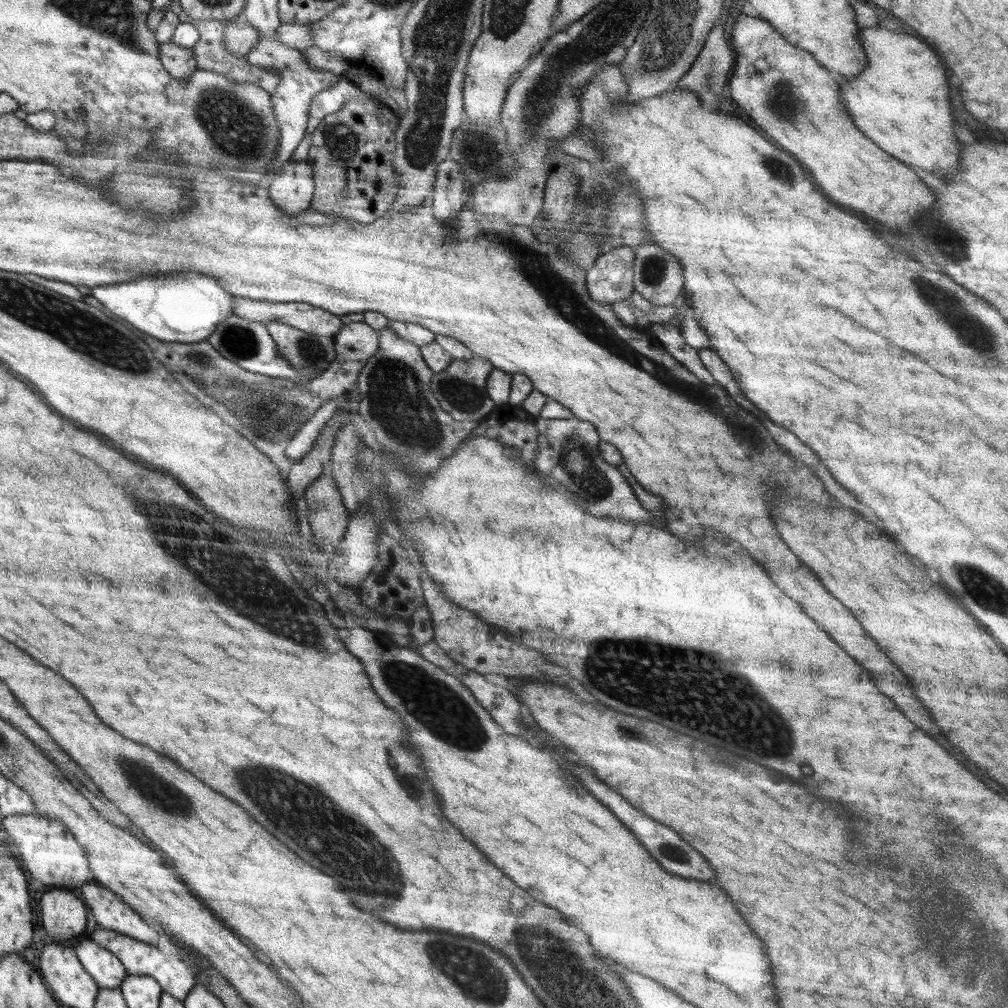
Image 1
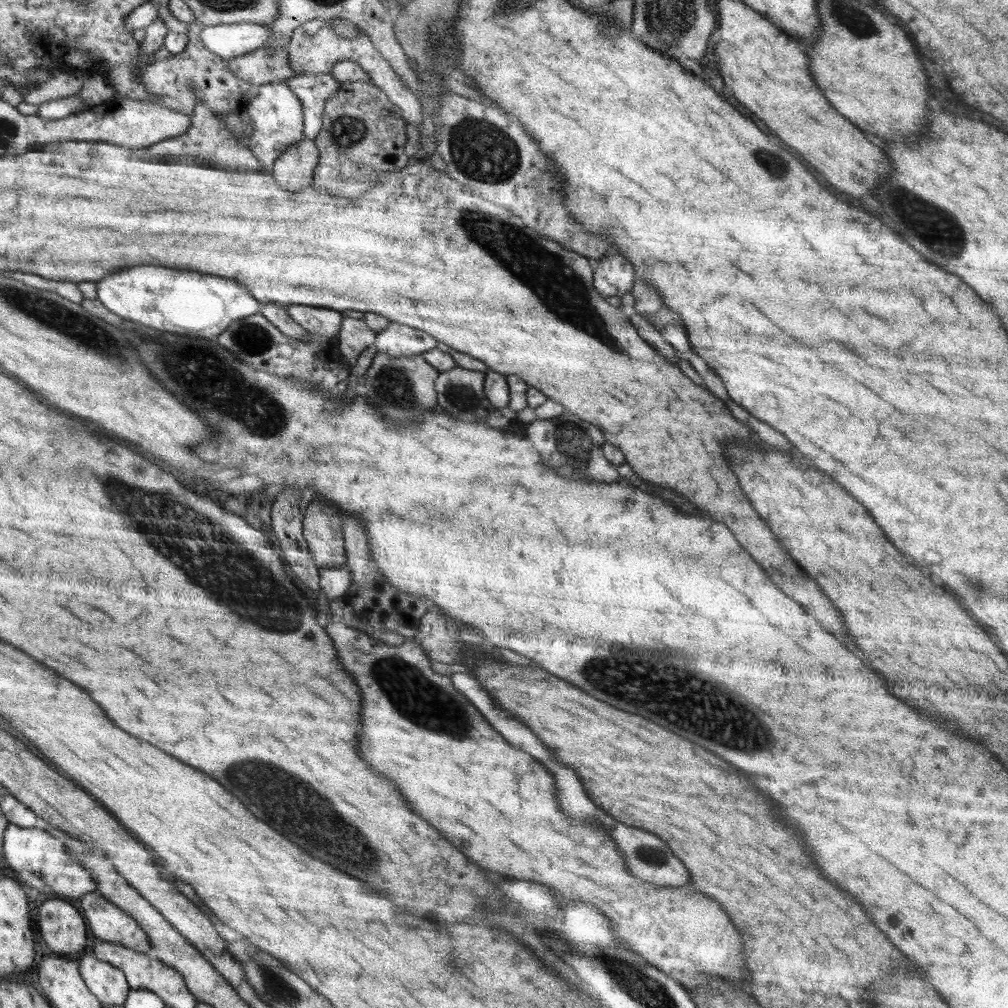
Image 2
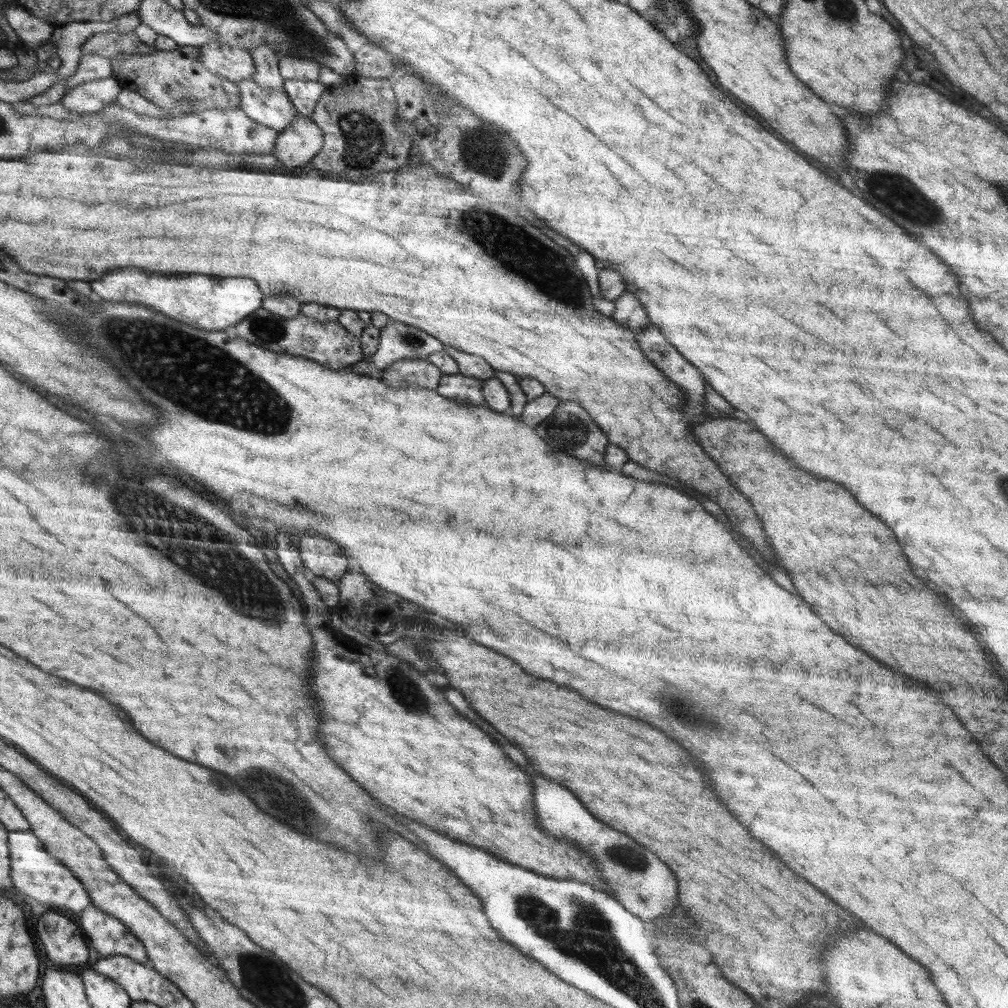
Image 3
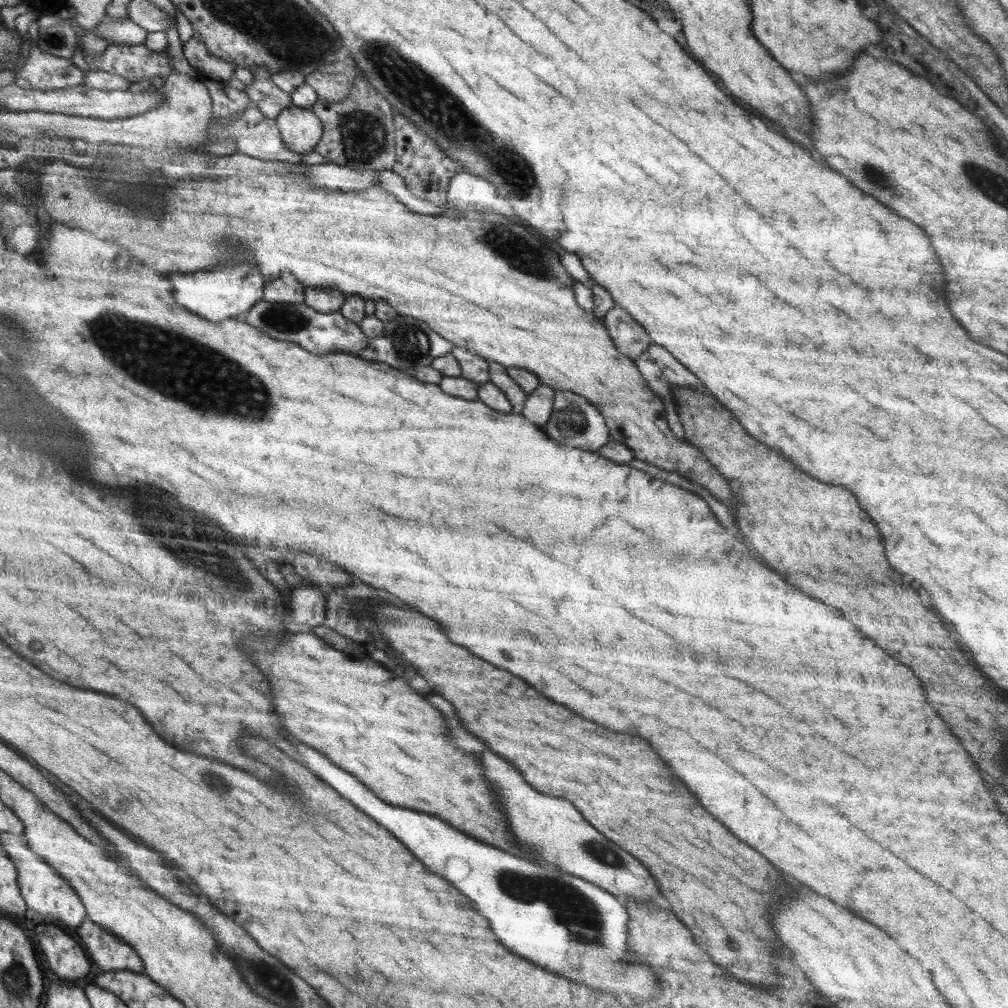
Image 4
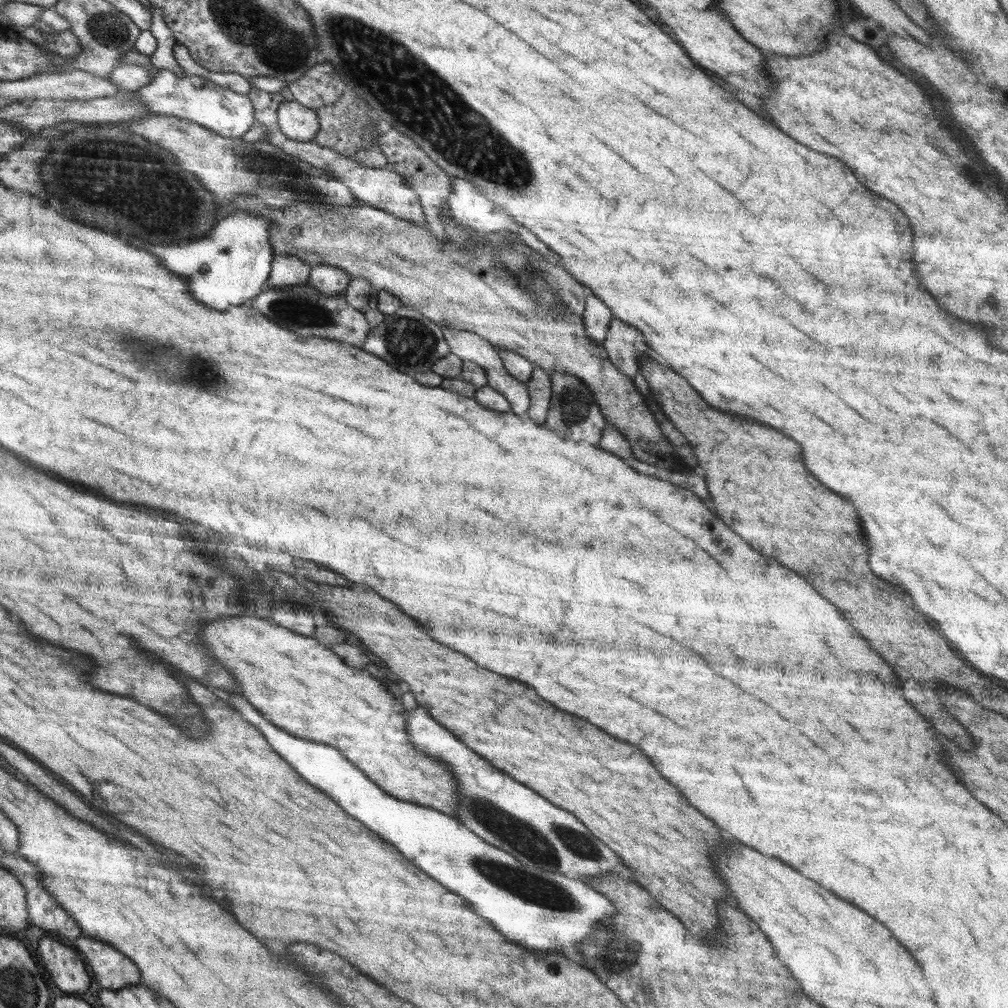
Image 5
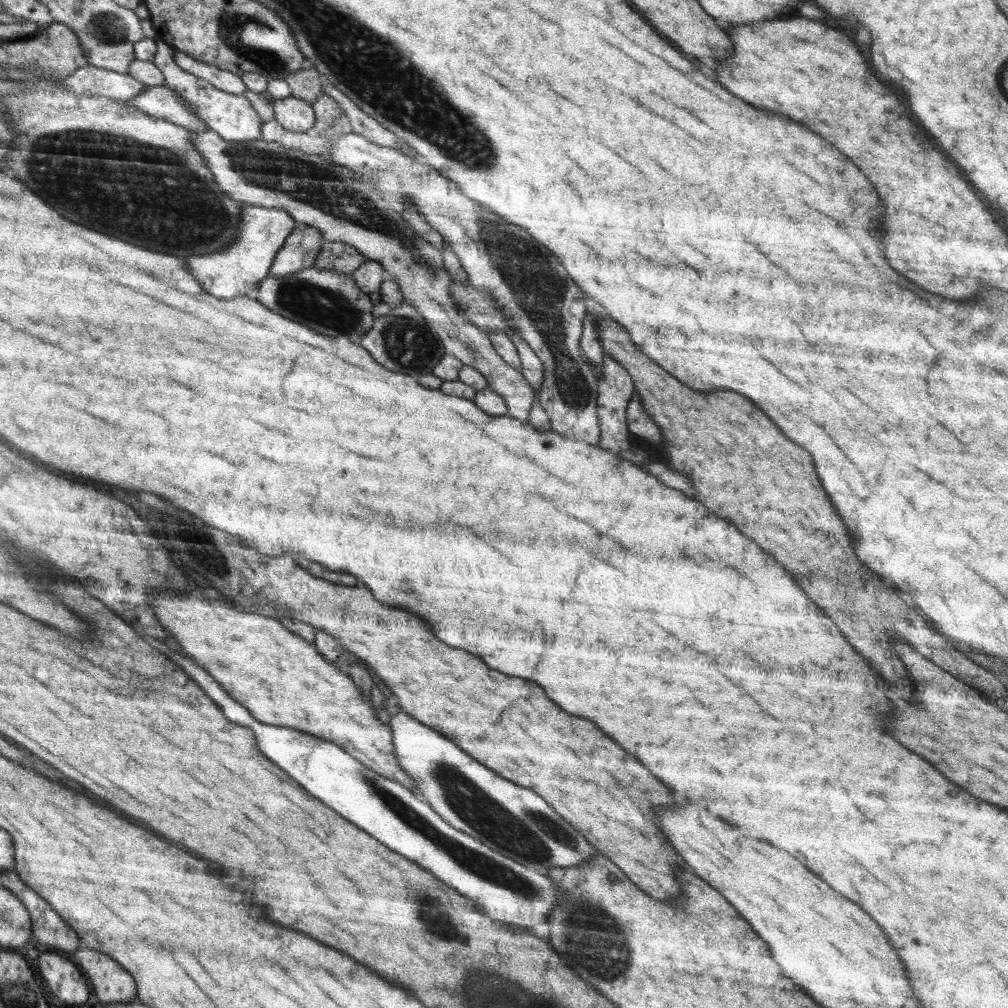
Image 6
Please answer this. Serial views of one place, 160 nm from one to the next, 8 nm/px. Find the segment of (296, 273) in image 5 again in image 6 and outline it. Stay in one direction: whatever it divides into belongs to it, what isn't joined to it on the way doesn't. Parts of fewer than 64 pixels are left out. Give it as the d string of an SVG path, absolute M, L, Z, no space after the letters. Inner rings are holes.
M299 224L288 235L275 257L269 276L287 276L287 274L314 267L323 242L323 233L319 228Z

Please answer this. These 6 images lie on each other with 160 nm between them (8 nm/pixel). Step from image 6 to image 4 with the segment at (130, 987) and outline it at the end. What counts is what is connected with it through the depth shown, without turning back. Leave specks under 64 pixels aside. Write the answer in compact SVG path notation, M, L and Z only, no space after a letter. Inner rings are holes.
M89 918L81 922L75 930L85 944L86 950L95 958L94 962L103 971L124 970L145 972L142 958L133 946L110 934L106 928L98 926Z

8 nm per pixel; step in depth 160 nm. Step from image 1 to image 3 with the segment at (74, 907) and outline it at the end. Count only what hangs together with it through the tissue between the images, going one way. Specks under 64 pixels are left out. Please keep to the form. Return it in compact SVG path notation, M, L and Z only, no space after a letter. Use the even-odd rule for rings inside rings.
M42 908L38 934L48 958L56 968L80 966L88 960L88 946L80 928L64 912Z

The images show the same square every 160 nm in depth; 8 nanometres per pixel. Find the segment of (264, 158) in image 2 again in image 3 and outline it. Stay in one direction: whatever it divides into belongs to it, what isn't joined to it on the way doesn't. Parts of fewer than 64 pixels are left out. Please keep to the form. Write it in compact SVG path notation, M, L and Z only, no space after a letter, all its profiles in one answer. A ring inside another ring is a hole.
M250 78L241 80L237 85L240 91L239 108L243 113L278 133L286 130L299 115L285 92L263 89Z

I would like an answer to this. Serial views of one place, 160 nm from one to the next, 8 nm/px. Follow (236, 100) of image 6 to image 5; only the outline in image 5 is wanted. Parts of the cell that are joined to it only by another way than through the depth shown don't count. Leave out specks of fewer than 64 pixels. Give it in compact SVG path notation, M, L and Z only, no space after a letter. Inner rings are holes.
M160 68L152 81L133 90L133 94L137 94L139 104L145 104L151 114L187 118L221 136L241 137L256 122L253 104L247 95L238 94L198 75L176 76Z

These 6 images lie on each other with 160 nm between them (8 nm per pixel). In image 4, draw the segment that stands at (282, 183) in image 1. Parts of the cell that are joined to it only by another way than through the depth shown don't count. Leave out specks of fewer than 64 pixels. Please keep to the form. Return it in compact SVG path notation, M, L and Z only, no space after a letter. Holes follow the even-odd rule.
M290 105L276 118L284 146L298 154L312 151L323 135L320 119L311 109Z

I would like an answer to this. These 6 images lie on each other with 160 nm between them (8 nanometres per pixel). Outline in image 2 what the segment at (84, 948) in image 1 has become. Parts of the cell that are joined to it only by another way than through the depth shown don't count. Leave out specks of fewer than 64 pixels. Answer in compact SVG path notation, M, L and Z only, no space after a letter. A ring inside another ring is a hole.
M92 951L82 954L79 961L86 986L103 1006L122 1005L130 992L125 974L119 968L96 958Z

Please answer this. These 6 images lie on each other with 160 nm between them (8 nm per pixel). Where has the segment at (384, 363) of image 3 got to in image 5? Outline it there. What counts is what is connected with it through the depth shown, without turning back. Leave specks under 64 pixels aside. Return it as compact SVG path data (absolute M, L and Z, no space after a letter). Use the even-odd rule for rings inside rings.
M401 306L394 314L385 315L378 326L371 328L360 347L374 356L380 356L391 368L412 377L418 372L431 371L437 360L451 353L442 328L411 306Z

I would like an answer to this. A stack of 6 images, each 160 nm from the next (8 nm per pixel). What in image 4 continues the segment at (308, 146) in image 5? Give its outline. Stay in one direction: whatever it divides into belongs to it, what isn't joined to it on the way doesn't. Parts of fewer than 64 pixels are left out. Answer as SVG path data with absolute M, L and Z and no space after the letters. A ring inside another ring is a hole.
M255 106L246 107L231 123L219 123L214 119L209 121L209 140L222 141L233 138L236 150L240 154L247 154L262 160L280 160L282 162L300 163L304 154L288 150L277 127L276 119L264 116Z

